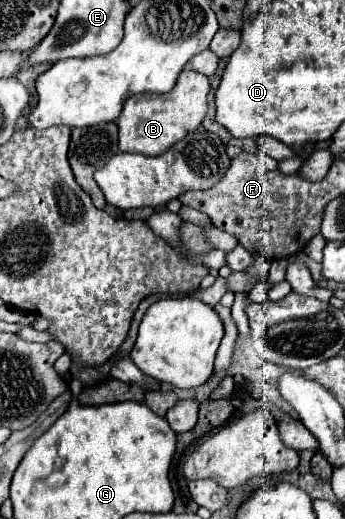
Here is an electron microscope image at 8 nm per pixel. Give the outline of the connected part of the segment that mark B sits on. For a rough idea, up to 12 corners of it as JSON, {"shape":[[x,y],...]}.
{"shape":[[184,69],[164,95],[136,95],[120,151],[156,157],[196,131],[208,77]]}

